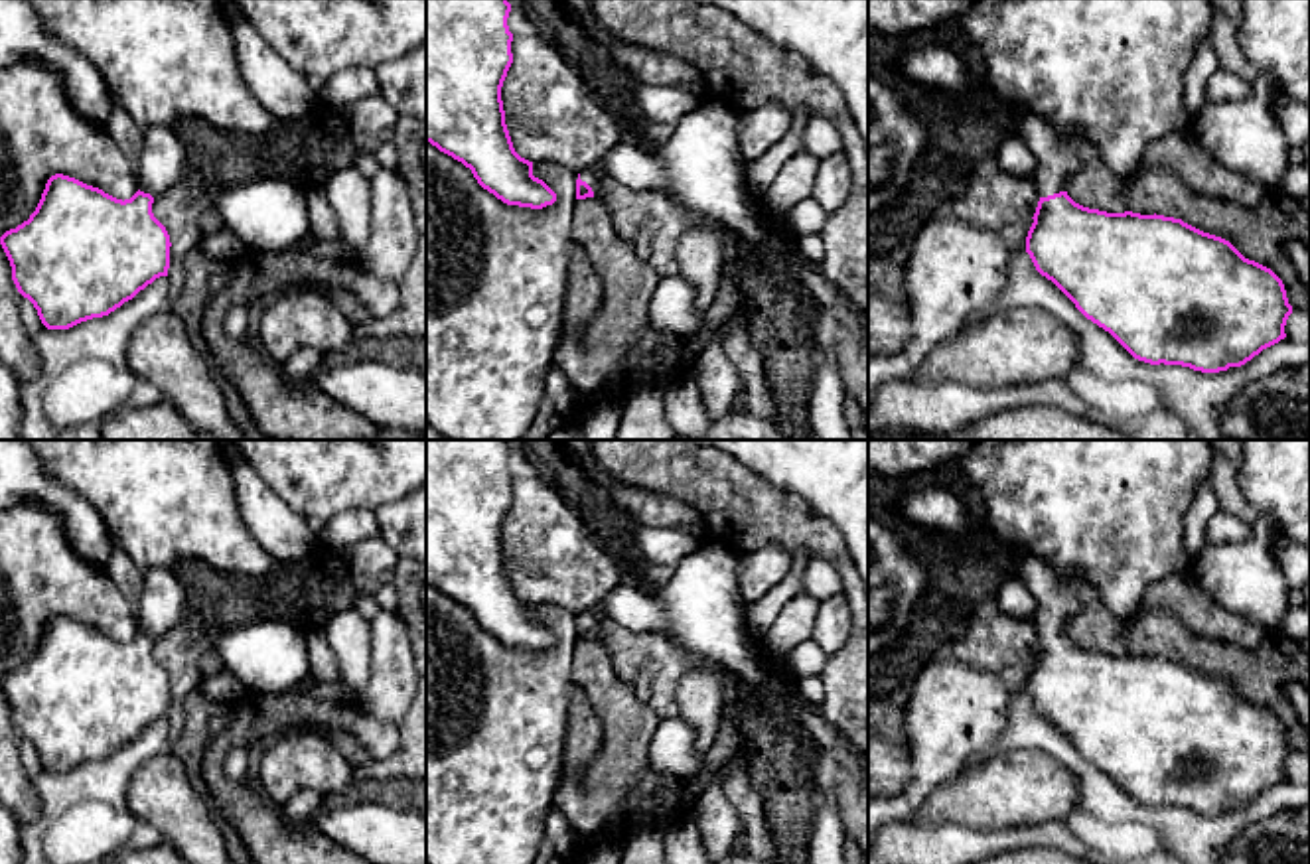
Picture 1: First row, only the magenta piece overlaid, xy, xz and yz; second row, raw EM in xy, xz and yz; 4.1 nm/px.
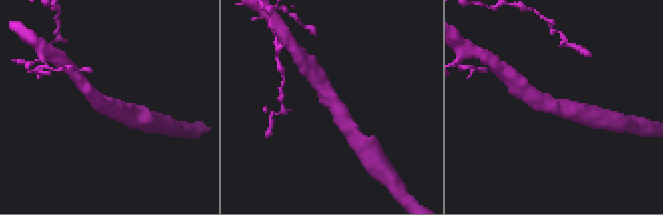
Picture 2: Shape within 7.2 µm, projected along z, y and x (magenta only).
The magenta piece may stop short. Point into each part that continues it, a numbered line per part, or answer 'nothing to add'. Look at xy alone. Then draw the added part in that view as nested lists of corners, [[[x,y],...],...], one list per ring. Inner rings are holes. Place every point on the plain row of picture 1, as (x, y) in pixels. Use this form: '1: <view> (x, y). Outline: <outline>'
1: xy (162, 604). Outline: [[[144,570],[142,594],[134,602],[138,631],[154,641],[174,629],[187,613],[187,596],[172,570]]]

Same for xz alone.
1: xz (590, 618). Outline: [[[588,610],[588,612],[584,612],[580,615],[580,621],[586,623],[592,629],[594,639],[598,639],[598,641],[602,641],[606,645],[606,641],[604,641],[604,629],[602,629],[602,623],[600,623],[600,612]]]

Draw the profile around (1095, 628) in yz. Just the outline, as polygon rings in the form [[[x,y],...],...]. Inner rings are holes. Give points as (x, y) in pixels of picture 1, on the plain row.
[[[1081,570],[1061,572],[1063,586],[1073,592],[1083,608],[1075,613],[1067,625],[1067,637],[1089,651],[1099,651],[1107,655],[1125,655],[1127,631],[1130,627],[1128,617],[1117,617],[1103,602],[1099,588]]]

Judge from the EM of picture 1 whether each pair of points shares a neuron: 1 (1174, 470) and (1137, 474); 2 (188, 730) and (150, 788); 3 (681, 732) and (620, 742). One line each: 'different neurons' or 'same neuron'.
1: same neuron
2: different neurons
3: different neurons

